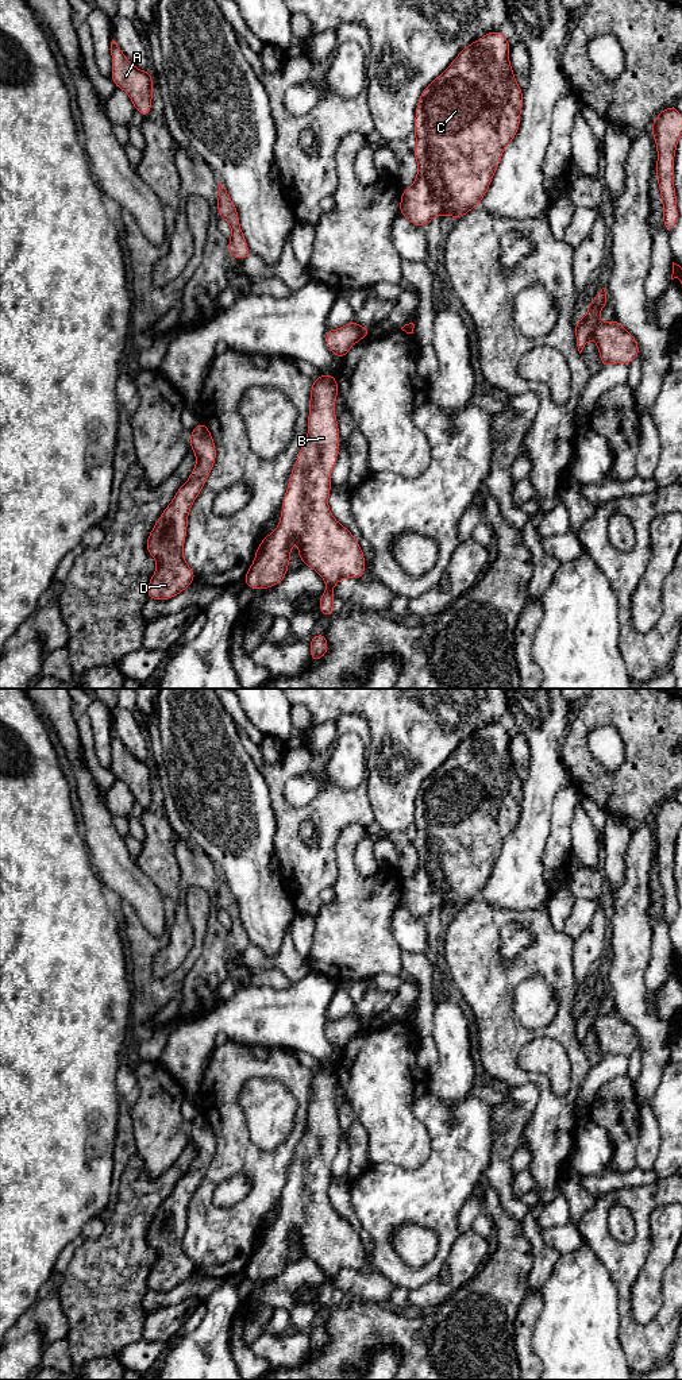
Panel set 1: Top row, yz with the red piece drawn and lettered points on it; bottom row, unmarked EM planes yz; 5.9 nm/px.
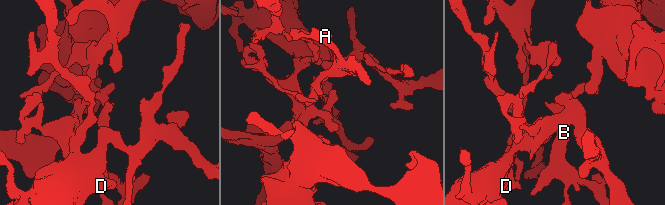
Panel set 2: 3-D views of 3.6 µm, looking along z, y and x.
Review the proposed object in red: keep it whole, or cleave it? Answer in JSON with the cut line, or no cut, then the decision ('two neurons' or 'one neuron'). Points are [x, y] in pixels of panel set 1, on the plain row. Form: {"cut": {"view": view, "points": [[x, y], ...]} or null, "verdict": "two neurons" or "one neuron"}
{"cut": null, "verdict": "one neuron"}

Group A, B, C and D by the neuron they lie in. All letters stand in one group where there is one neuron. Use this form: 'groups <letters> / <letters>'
groups A B C D

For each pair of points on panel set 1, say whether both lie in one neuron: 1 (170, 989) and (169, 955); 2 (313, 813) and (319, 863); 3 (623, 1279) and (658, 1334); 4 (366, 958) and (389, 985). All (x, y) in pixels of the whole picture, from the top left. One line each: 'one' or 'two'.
1: two
2: one
3: one
4: two

